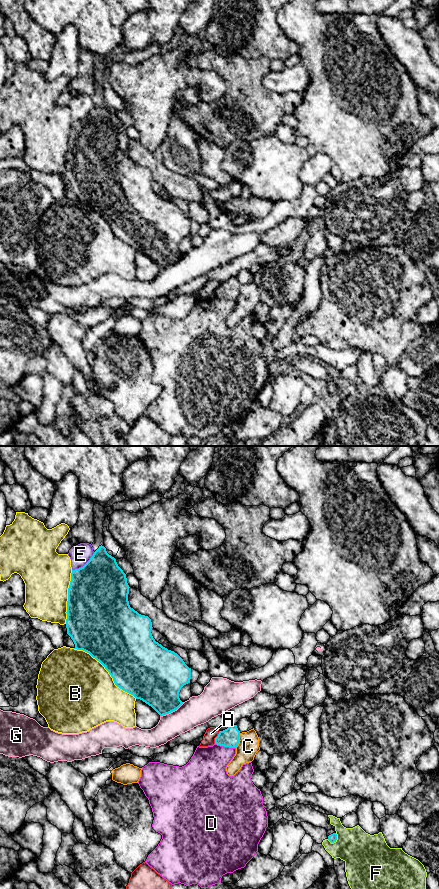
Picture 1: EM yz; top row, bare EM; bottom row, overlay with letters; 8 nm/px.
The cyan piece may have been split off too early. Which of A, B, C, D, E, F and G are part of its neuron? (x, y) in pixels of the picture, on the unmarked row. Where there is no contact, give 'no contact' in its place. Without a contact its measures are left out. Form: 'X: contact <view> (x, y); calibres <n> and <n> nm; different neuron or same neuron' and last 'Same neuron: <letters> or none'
A: contact yz (216, 289); calibres 150 and 100 nm; different neuron
B: contact yz (107, 222); calibres 480 and 500 nm; different neuron
C: contact yz (239, 292); calibres 150 and 170 nm; different neuron
D: contact yz (225, 298); calibres 150 and 320 nm; different neuron
E: contact yz (85, 116); calibres 480 and 160 nm; different neuron
F: contact yz (334, 393); calibres 70 and 320 nm; different neuron
G: contact yz (171, 263); calibres 360 and 220 nm; different neuron
Same neuron: none

